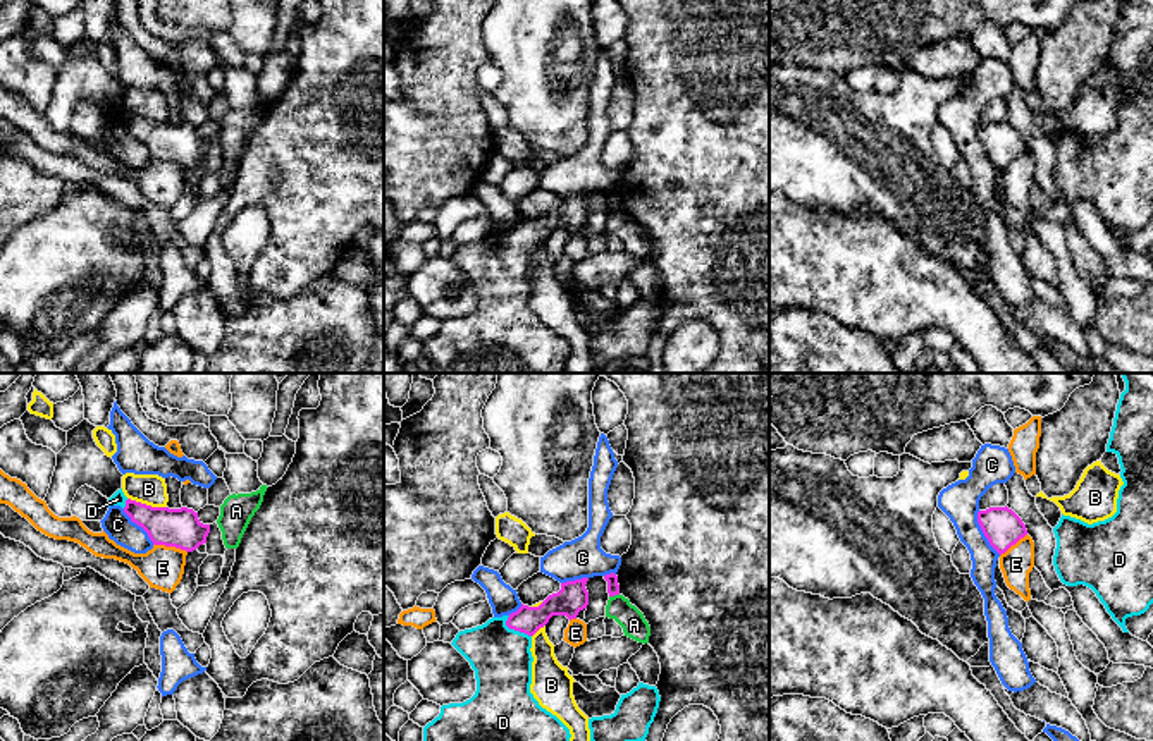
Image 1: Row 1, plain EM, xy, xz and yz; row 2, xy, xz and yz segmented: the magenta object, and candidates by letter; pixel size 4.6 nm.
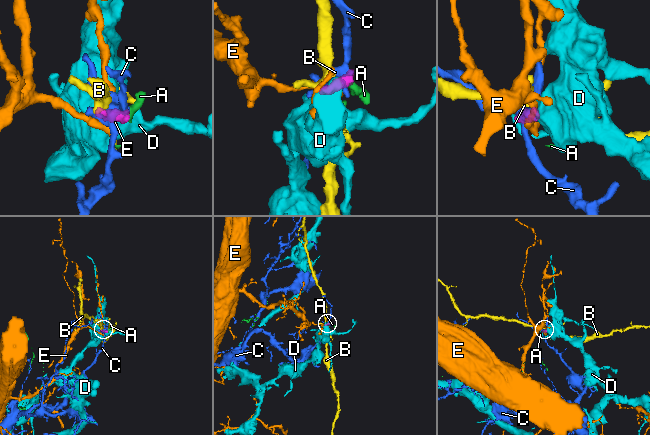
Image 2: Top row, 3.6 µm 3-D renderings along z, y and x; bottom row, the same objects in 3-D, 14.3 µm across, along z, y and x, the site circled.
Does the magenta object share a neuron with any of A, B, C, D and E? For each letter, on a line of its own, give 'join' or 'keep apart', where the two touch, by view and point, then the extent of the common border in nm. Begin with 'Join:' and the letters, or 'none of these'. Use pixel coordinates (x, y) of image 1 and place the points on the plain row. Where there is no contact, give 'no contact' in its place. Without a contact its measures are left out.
Join: D
A: keep apart; contact xz (613, 210); length 50 nm
B: keep apart; contact xy (145, 119); length 190 nm
C: keep apart; contact yz (983, 146); length 240 nm
D: join; contact xz (515, 244); length 150 nm
E: keep apart; contact xy (171, 160); length 170 nm

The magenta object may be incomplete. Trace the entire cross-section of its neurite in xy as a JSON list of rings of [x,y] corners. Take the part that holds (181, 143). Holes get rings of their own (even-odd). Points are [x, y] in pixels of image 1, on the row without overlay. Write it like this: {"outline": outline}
{"outline": [[[122,103],[108,113],[110,120],[120,120],[131,136],[148,148],[153,160],[193,167],[207,158],[210,139],[203,139],[193,124],[151,122],[127,113]]]}

